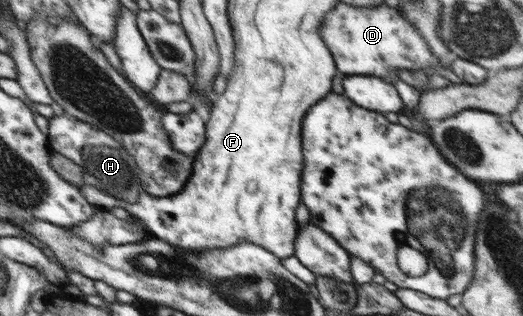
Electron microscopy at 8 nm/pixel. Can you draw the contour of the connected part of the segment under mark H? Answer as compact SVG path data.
M56 116L49 119L47 138L52 152L61 153L83 167L86 185L97 187L128 204L138 202L142 192L138 166L129 151L108 132L80 120L72 121L65 116Z

